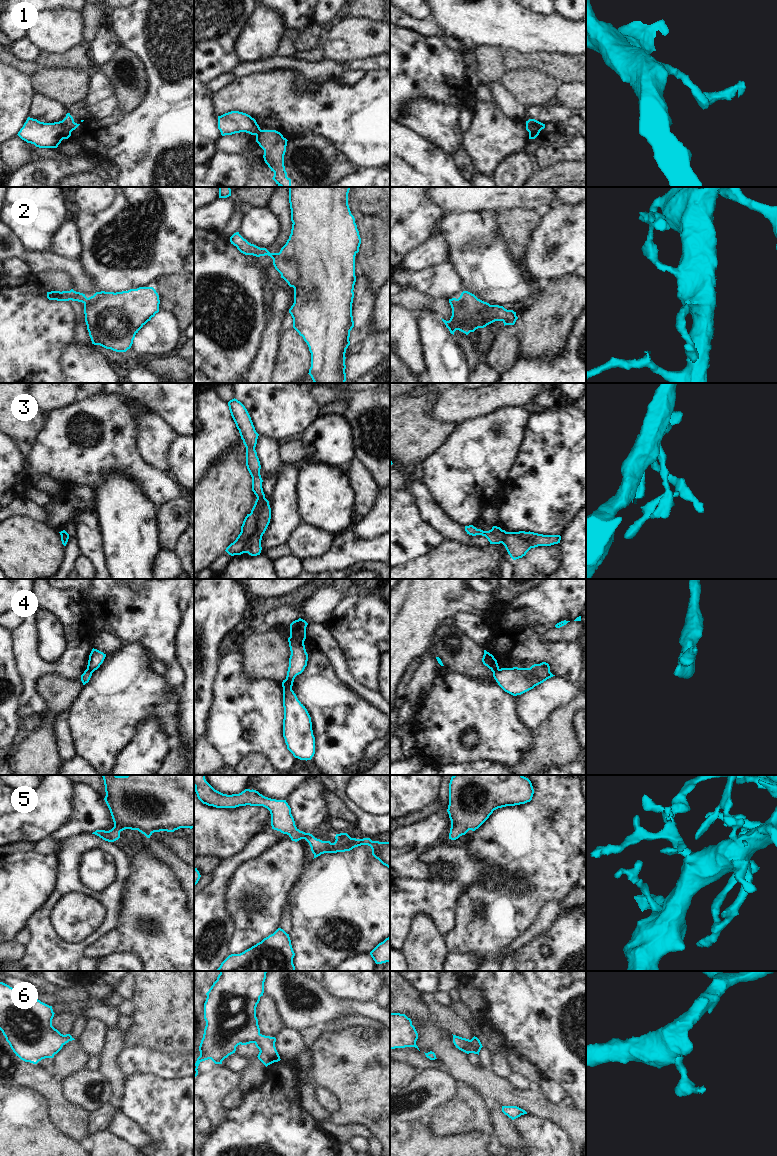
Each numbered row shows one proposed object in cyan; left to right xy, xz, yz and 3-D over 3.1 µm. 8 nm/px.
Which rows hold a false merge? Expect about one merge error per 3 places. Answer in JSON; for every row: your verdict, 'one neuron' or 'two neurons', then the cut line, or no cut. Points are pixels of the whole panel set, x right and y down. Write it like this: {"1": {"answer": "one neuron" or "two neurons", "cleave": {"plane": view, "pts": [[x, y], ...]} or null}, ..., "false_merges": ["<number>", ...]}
{"1": {"answer": "two neurons", "cleave": {"plane": "xy", "pts": [[60, 121], [63, 127], [63, 138]]}}, "2": {"answer": "one neuron", "cleave": null}, "3": {"answer": "two neurons", "cleave": {"plane": "yz", "pts": [[506, 532], [501, 542]]}}, "4": {"answer": "two neurons", "cleave": {"plane": "xz", "pts": [[282, 683], [291, 689]]}}, "5": {"answer": "one neuron", "cleave": null}, "6": {"answer": "one neuron", "cleave": null}, "false_merges": ["1", "3", "4"]}

